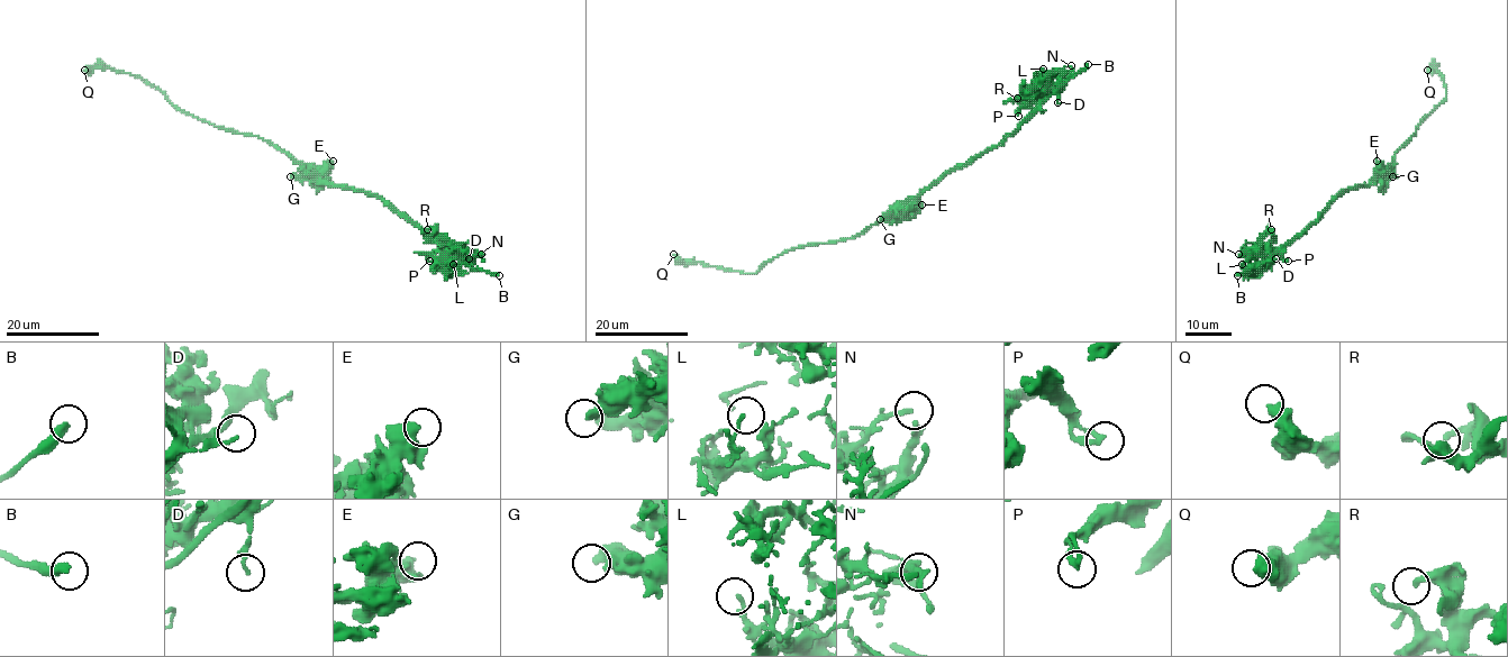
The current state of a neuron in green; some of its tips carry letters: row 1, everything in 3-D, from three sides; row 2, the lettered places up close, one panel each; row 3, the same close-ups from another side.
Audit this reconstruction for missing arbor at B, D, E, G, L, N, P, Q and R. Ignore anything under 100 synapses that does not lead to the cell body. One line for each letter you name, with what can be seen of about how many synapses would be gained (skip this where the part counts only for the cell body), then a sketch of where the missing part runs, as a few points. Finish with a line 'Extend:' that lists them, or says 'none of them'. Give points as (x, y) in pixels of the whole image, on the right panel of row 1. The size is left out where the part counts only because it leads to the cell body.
Extend: B

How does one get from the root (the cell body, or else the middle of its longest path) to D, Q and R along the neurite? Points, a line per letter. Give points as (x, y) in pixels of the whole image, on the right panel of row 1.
D: (1388, 166), (1370, 184), (1346, 189), (1308, 227), (1266, 261), (1275, 258)
Q: (1388, 166), (1418, 125), (1445, 98), (1442, 75), (1434, 67), (1427, 70)
R: (1388, 166), (1370, 184), (1346, 189), (1278, 251), (1268, 244), (1272, 238), (1271, 229)

